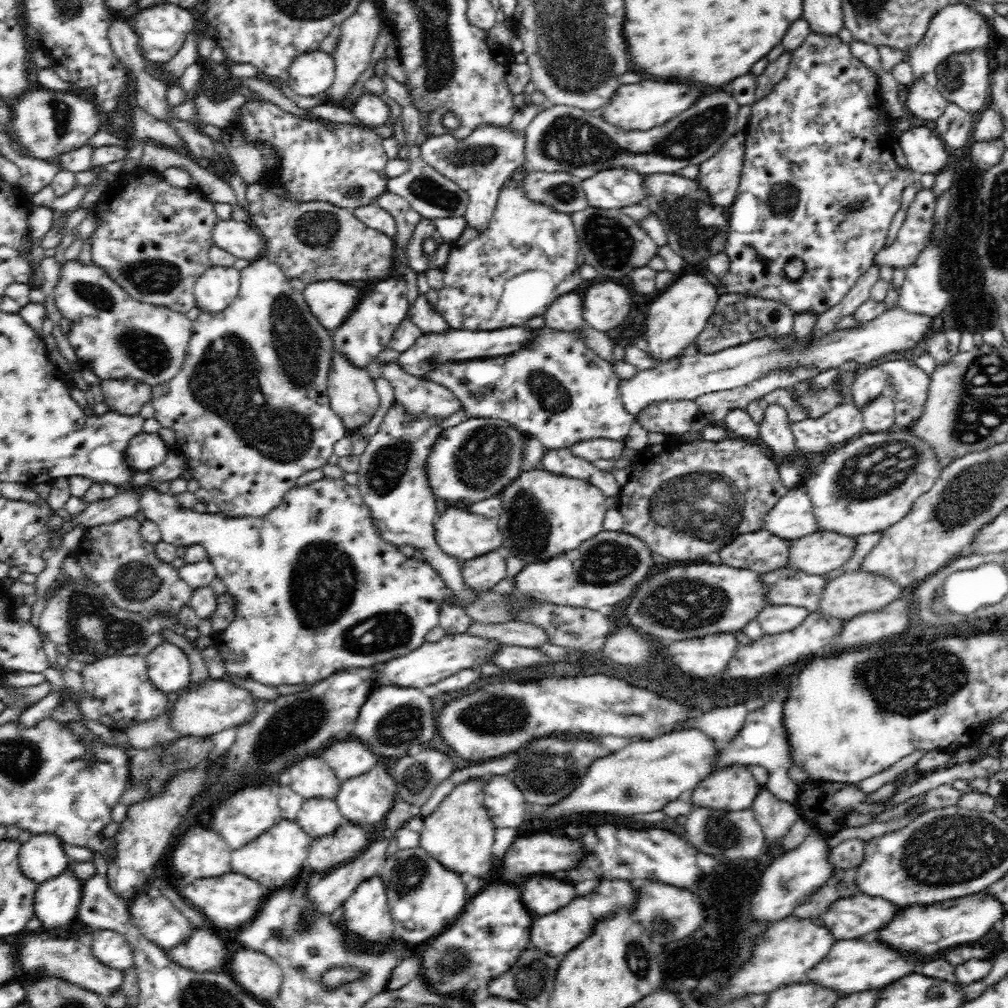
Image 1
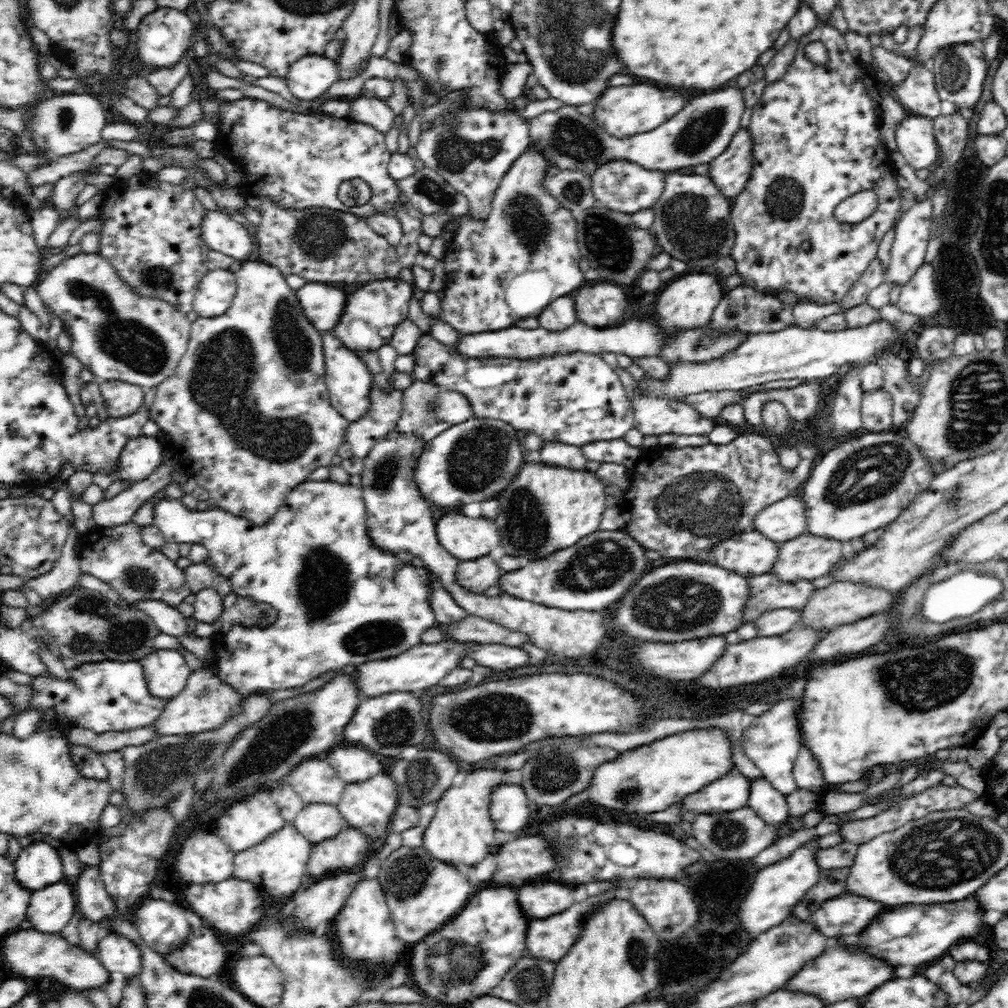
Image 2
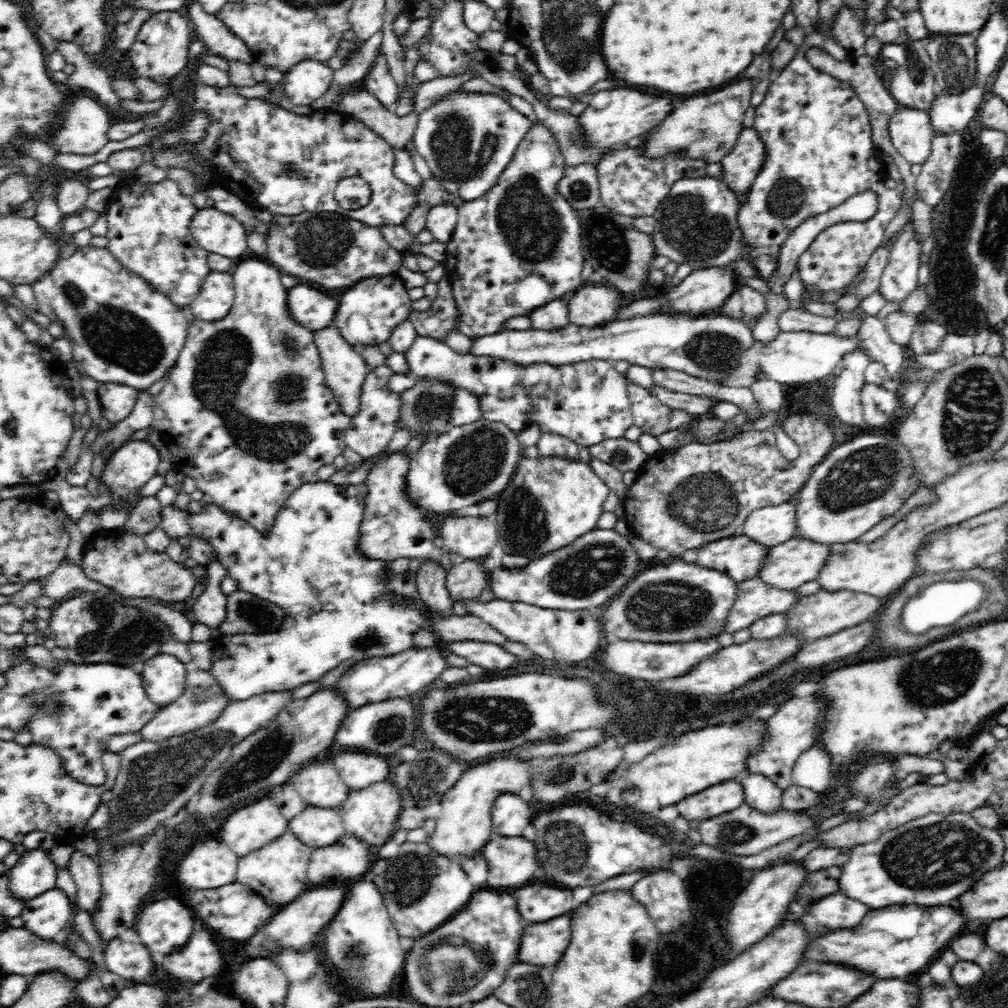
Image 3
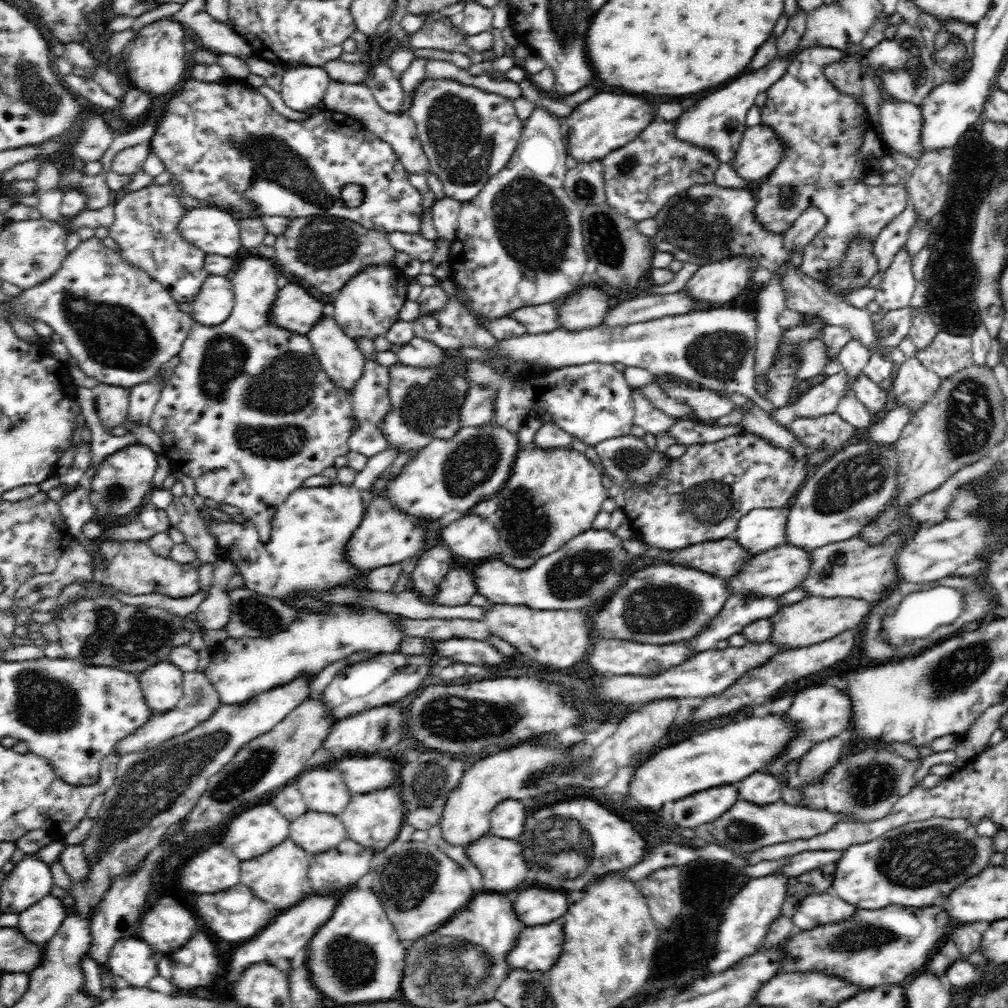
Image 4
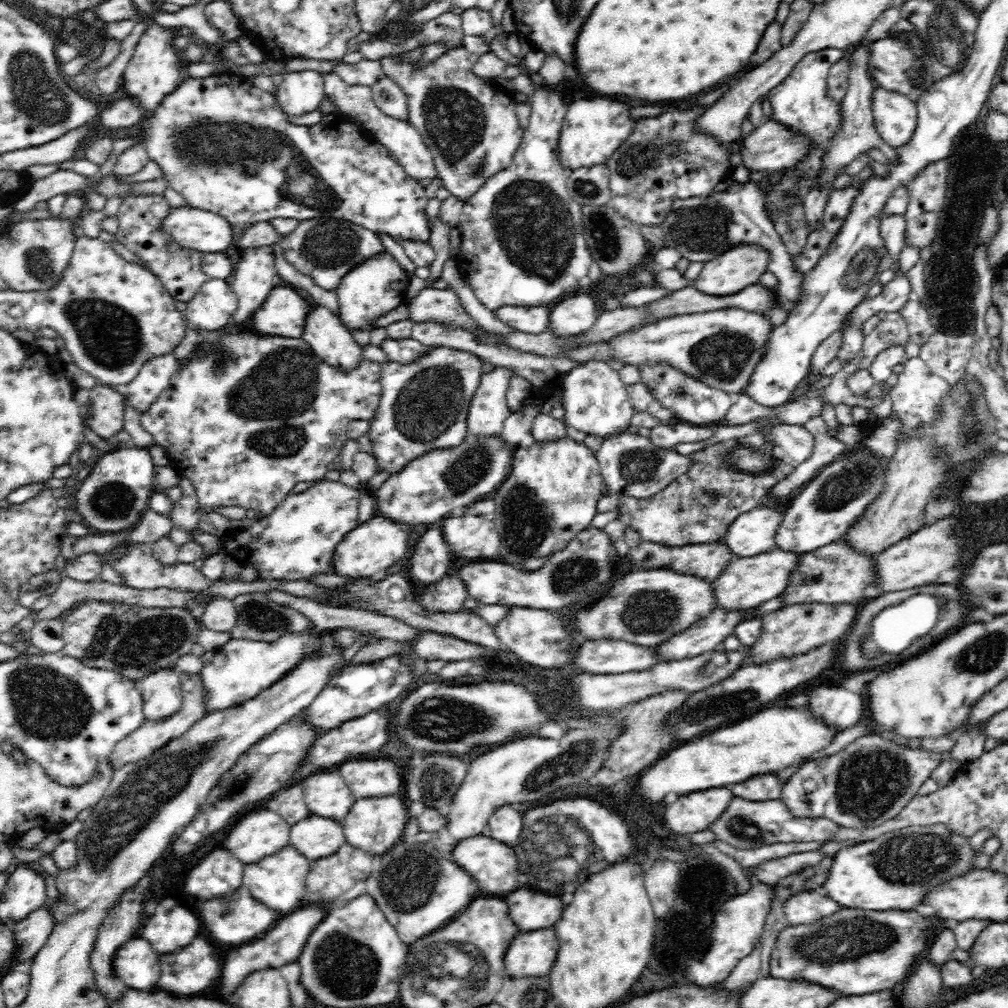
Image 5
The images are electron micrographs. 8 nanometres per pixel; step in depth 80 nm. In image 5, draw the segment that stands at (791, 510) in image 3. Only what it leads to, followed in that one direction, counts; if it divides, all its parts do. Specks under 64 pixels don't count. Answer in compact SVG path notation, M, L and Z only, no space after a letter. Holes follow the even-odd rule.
M782 508L753 509L740 514L721 537L736 557L756 556L774 550L774 534L782 522Z

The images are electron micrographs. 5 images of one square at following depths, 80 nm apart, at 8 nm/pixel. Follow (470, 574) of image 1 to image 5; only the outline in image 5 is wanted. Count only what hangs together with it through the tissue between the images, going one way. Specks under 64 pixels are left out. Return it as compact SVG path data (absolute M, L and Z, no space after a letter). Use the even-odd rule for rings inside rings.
M458 573L446 574L438 583L426 585L417 602L431 613L453 613L463 609L468 594Z

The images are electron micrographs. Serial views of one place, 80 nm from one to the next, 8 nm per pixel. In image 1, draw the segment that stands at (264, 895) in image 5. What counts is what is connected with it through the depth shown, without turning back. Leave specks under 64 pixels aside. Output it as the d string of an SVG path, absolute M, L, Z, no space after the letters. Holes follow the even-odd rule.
M282 819L249 845L231 852L231 871L258 881L268 893L291 887L306 872L305 860L312 841L296 821Z

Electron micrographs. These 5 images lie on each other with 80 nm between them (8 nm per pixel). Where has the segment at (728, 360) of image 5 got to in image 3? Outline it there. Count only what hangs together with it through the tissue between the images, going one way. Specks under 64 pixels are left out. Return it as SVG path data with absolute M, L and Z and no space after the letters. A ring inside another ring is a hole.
M721 311L706 316L686 316L664 312L657 315L614 320L598 327L572 323L547 330L507 330L473 339L473 354L496 357L518 365L550 364L564 366L589 360L625 360L630 365L652 369L670 369L716 384L723 384L739 367L741 354L753 347L752 324Z

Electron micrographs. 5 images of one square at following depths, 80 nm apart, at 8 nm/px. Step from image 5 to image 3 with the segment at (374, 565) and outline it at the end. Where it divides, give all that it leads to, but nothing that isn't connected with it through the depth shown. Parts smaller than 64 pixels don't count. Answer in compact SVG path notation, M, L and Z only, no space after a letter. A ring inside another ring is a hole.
M394 454L378 462L376 468L370 472L365 484L368 487L368 493L365 495L365 512L356 547L366 559L374 559L374 561L390 563L398 558L409 560L435 558L449 569L454 565L456 558L439 544L439 537L432 528L432 522L429 522L430 516L411 504L402 493L410 462L411 460L405 458L403 454Z

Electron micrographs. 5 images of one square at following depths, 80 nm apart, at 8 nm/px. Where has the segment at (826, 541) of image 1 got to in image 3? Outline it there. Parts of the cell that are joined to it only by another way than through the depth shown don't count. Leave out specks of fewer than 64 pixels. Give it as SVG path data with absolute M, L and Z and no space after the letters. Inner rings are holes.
M794 537L768 549L762 560L762 568L756 572L757 576L754 578L775 590L795 590L803 583L811 582L818 577L818 570L824 566L826 558L828 545Z

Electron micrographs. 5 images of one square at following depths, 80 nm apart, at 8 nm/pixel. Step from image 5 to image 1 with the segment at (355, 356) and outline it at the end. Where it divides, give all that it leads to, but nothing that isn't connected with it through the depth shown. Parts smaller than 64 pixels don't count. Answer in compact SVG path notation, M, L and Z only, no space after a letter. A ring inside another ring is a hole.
M332 348L332 360L330 360L330 370L326 380L327 392L332 410L344 421L348 435L352 434L354 428L366 424L378 410L380 397L374 387L374 379L365 368L356 366L345 354L337 352Z

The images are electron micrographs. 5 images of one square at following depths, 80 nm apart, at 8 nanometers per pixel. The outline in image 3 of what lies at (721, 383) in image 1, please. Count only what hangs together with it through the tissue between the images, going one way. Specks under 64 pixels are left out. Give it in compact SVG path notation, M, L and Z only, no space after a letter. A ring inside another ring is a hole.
M810 331L800 332L781 332L772 342L760 343L756 341L751 349L745 350L741 354L739 367L729 374L729 377L723 382L728 387L749 387L756 374L765 372L770 380L775 380L781 386L789 386L812 380L820 380L836 366L840 366L842 356L854 348L860 348L860 343L856 336L838 337L838 335L818 334Z

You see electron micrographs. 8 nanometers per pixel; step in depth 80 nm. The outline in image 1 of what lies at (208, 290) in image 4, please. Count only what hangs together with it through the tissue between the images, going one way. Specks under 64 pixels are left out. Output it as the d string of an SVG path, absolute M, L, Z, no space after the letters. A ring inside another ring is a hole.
M212 266L198 277L193 288L195 306L204 313L222 312L237 298L239 288L239 270Z

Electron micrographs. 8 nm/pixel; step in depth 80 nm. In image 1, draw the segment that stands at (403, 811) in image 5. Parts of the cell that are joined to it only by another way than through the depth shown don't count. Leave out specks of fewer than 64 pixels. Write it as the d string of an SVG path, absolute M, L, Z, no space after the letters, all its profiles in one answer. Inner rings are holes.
M377 764L370 772L342 782L335 801L346 822L360 825L367 830L379 830L384 829L383 820L397 798L397 784L394 777L382 764Z

